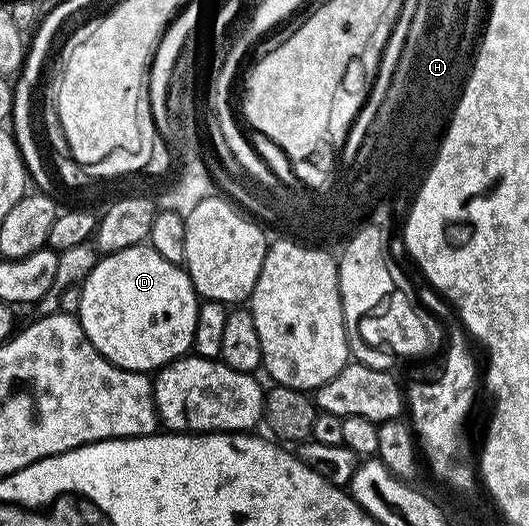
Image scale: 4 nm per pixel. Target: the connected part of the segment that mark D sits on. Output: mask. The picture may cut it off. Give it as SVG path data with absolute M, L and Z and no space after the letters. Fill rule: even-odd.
M132 246L98 257L80 287L81 299L76 317L83 332L94 348L119 368L156 372L176 358L184 358L190 353L195 336L199 295L184 269L178 263L168 262L159 256L159 252L155 252L152 246Z

